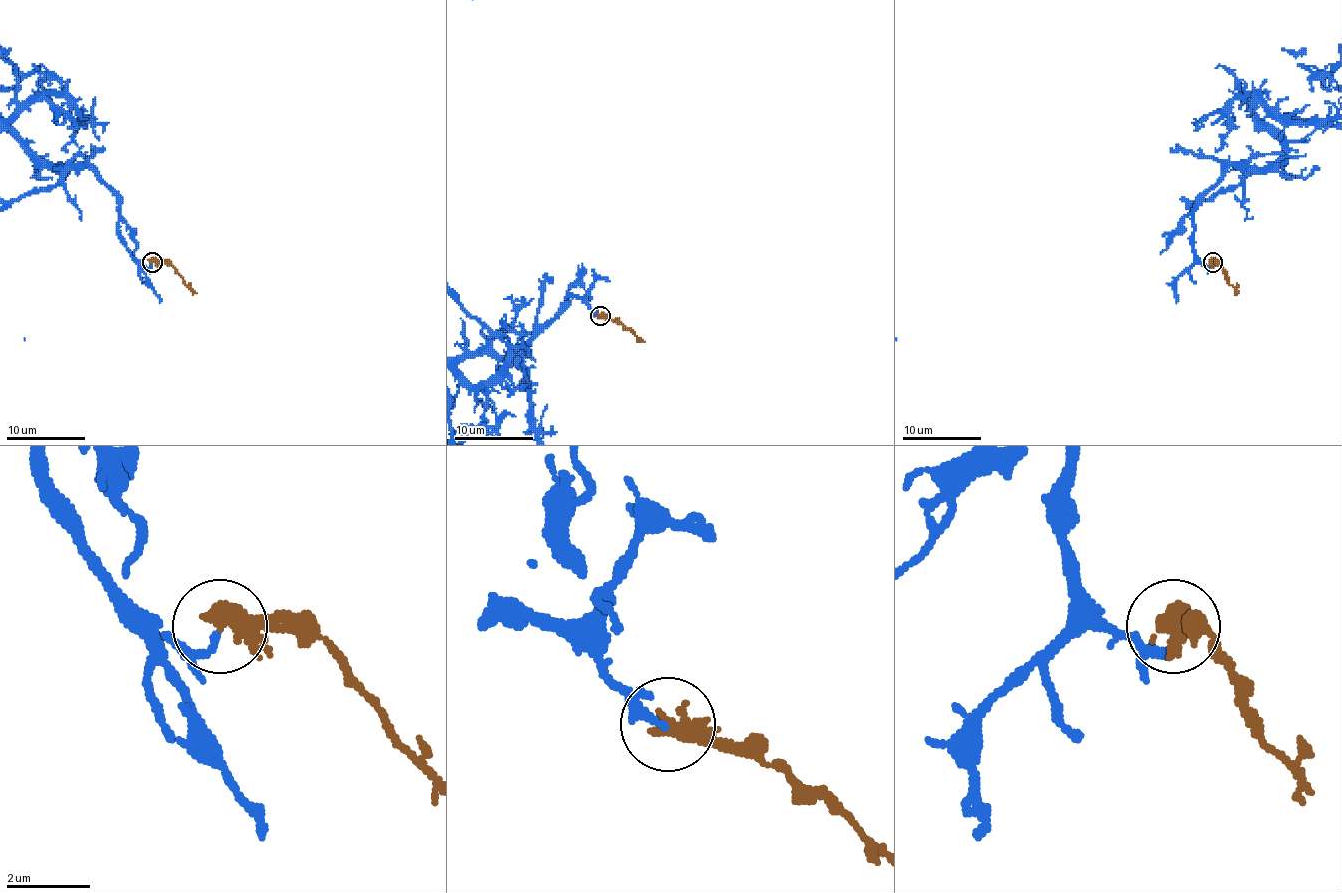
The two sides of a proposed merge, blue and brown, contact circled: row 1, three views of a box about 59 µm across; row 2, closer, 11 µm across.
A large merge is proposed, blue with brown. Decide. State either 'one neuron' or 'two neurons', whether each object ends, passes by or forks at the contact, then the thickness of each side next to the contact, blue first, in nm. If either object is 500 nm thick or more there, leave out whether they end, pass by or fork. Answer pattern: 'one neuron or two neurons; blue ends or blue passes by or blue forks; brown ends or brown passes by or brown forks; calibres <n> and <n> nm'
two neurons; blue ends; brown passes by; calibres 180 and 320 nm

